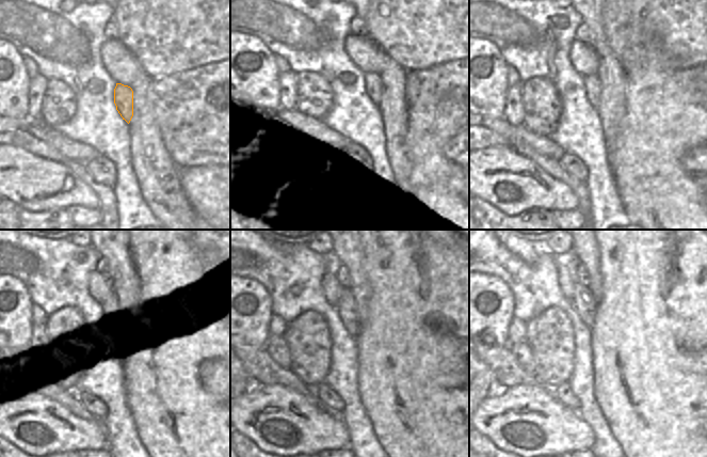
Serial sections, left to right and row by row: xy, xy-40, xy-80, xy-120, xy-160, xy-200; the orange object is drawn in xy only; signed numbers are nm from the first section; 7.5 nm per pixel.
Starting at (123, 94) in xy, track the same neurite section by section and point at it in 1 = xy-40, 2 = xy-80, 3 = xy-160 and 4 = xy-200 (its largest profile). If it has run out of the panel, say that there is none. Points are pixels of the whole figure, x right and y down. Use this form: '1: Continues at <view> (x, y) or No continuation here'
1: Continues at xy-40 (353, 76)
2: Continues at xy-80 (592, 84)
3: Continues at xy-160 (346, 305)
4: Continues at xy-200 (583, 301).

